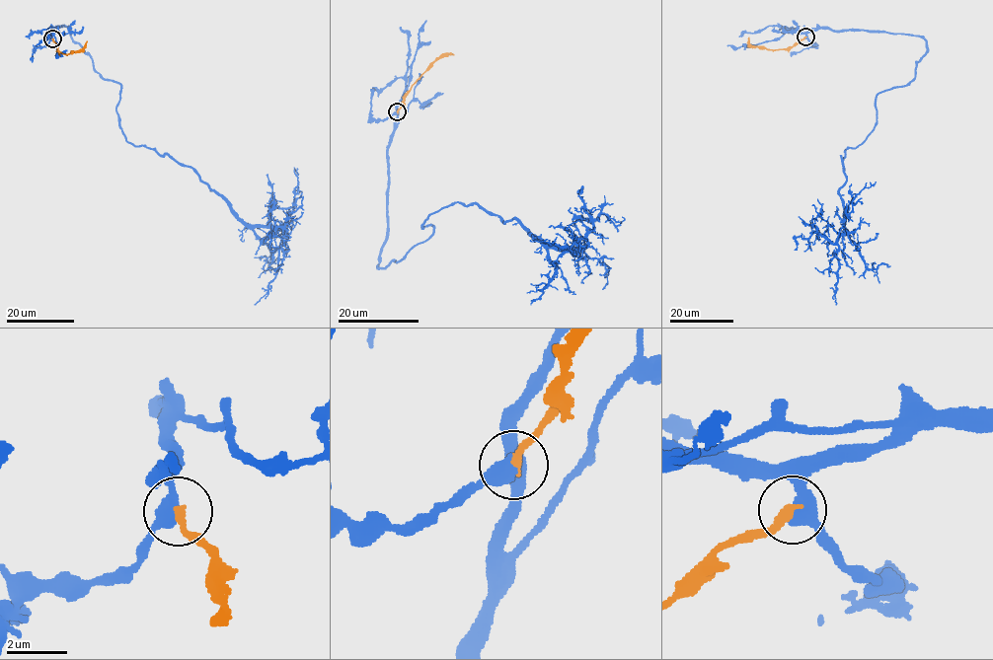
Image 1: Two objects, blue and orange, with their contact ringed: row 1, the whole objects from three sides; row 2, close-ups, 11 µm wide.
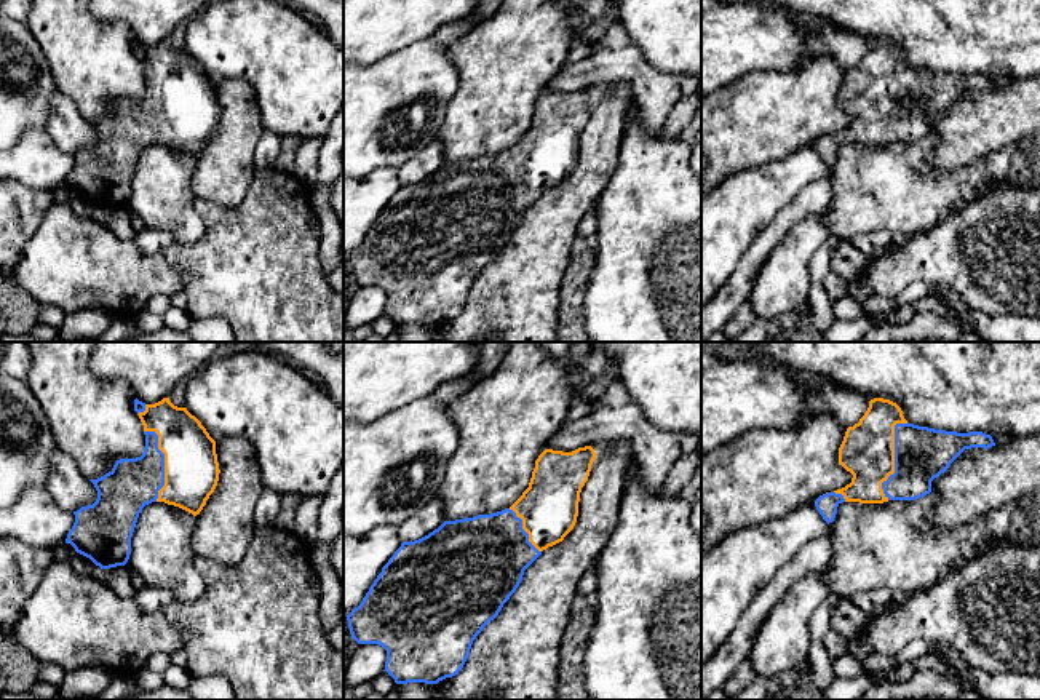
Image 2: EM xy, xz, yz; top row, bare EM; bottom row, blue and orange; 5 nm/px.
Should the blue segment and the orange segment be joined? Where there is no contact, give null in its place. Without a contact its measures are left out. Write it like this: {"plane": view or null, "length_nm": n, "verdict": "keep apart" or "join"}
{"plane": "yz", "length_nm": 400, "verdict": "join"}

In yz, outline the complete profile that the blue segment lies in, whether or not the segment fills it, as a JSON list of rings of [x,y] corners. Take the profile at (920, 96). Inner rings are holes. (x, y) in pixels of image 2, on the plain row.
[[[874,40],[859,64],[847,70],[839,89],[839,105],[853,117],[851,125],[820,137],[815,149],[829,166],[842,144],[920,141],[965,91],[992,88],[992,78],[982,74],[957,75],[909,66],[896,45]]]

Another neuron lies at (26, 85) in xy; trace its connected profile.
[[[0,18],[0,150],[14,147],[32,126],[45,129],[54,91],[50,66],[26,22]]]

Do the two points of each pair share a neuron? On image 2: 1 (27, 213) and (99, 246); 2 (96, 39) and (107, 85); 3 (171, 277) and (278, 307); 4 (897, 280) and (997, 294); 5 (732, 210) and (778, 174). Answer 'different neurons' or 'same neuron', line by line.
1: different neurons
2: same neuron
3: different neurons
4: same neuron
5: same neuron

